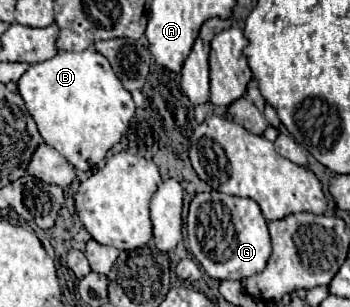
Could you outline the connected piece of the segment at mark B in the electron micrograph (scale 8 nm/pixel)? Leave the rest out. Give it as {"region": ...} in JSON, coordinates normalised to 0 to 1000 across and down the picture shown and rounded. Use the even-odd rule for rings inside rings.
{"region":[[[249,156],[237,169],[163,169],[146,195],[89,208],[83,228],[54,254],[49,293],[71,332],[71,352],[94,378],[117,450],[140,476],[169,489],[191,515],[191,528],[203,528],[214,554],[231,560],[260,554],[300,515],[317,476],[329,476],[346,456],[351,430],[369,410],[369,391],[386,371],[386,332],[374,306],[346,280],[306,189],[283,176],[271,156]]]}

